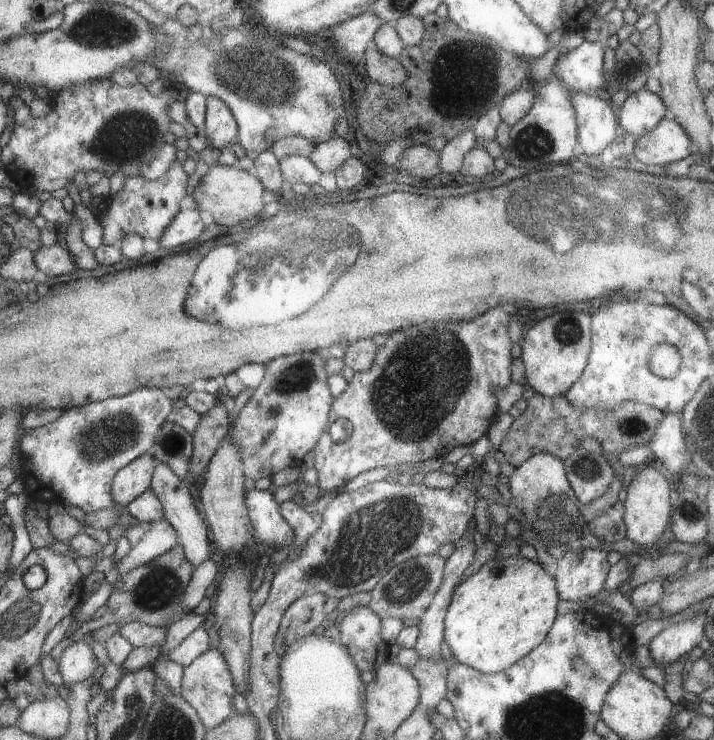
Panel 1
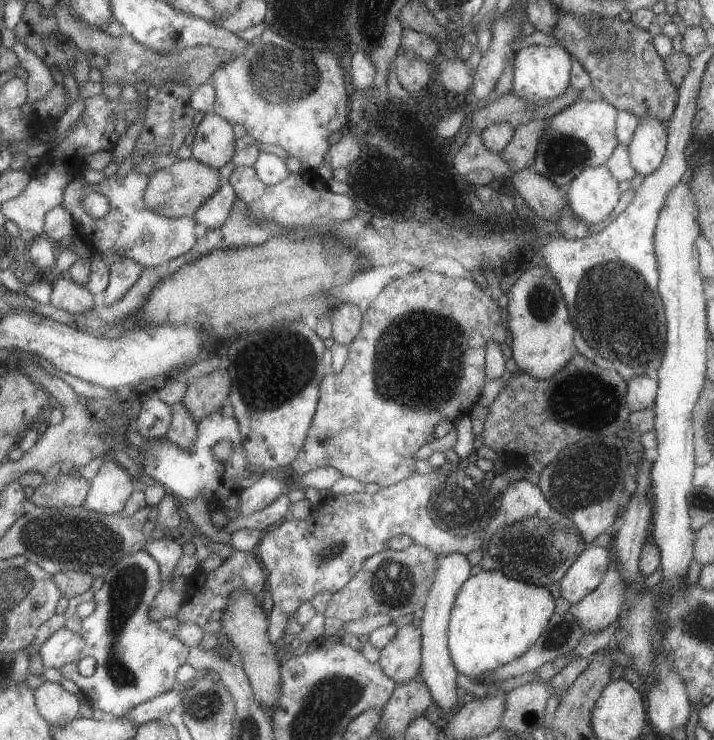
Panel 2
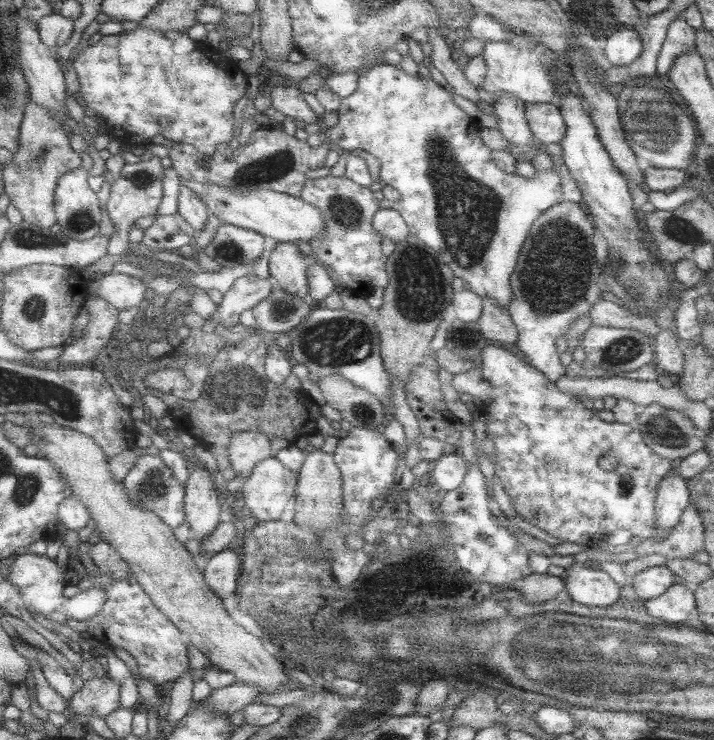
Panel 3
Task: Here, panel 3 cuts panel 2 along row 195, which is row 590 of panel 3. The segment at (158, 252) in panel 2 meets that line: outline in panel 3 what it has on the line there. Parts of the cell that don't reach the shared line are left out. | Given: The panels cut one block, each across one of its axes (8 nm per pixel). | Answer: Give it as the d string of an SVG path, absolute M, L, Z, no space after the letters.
M109 576L99 578L87 578L77 586L67 586L65 596L75 598L87 590L103 588L107 592L107 602L99 614L93 618L81 622L81 620L69 620L67 624L77 630L79 634L89 630L97 640L113 644L115 648L127 650L141 666L141 672L145 678L149 678L155 686L163 686L167 682L177 682L185 672L189 672L189 658L187 658L187 644L183 640L183 630L171 622L163 610L153 602L153 598L145 592L145 588L139 584L135 576L129 576L127 580L113 580Z

